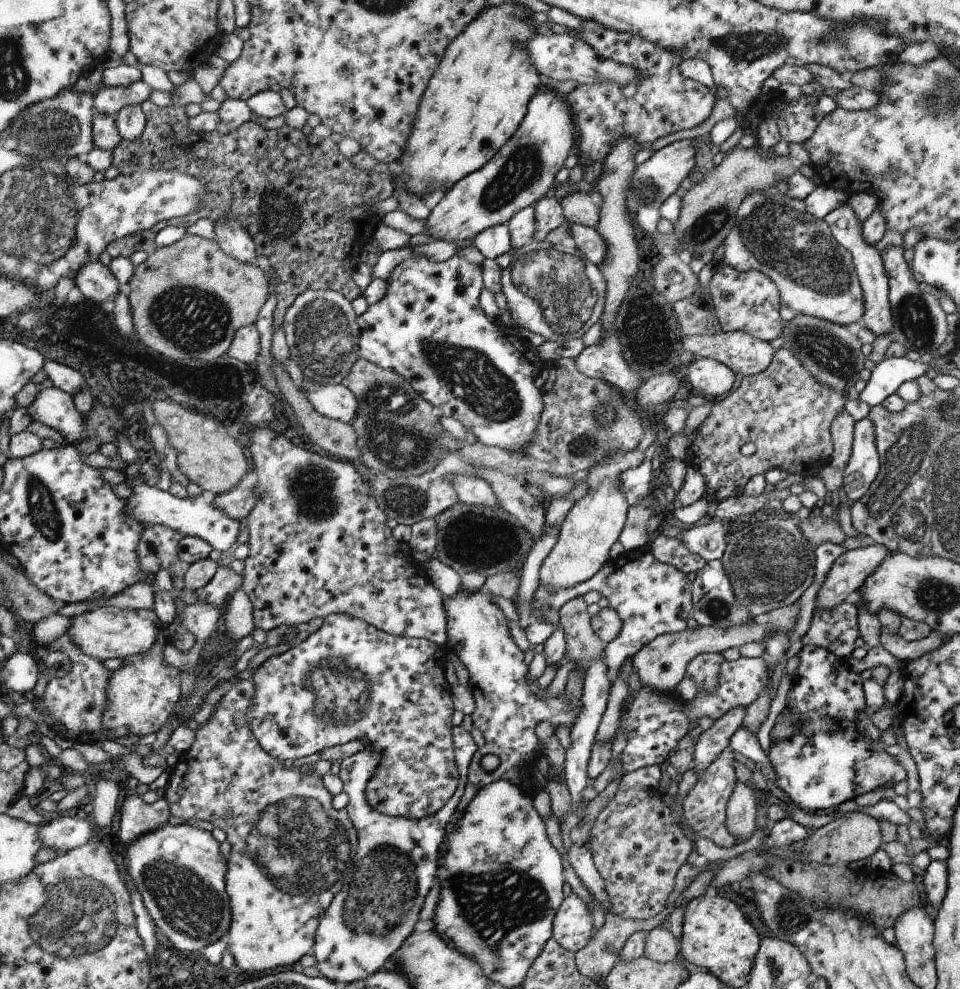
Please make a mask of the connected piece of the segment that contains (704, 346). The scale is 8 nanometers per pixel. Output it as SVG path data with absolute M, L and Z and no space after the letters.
M734 330L734 332L723 332L712 336L684 336L682 338L684 353L691 356L706 357L728 366L735 374L752 376L763 372L772 363L775 350L770 342L759 340L750 336L748 332Z

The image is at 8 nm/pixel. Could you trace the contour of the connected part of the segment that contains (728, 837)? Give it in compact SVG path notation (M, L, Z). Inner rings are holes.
M731 747L726 748L719 756L717 760L714 760L710 767L702 776L699 776L698 782L694 784L693 788L690 788L688 794L684 798L683 808L686 824L694 831L699 837L710 839L714 844L719 847L730 848L738 845L738 838L732 836L726 828L726 810L729 799L737 784L735 776L734 762L734 750Z

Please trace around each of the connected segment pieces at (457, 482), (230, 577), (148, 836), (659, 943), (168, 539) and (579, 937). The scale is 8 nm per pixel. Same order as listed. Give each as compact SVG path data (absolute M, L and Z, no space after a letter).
M454 474L452 485L458 494L459 501L482 506L500 506L494 494L494 488L472 474Z
M219 565L216 574L206 586L196 590L197 602L201 604L212 604L222 609L226 606L226 598L242 589L243 577L230 568L230 566Z
M179 822L176 826L168 823L142 834L137 842L126 847L123 856L128 862L128 874L142 894L152 921L180 952L200 952L227 936L233 922L233 912L226 891L226 856L220 854L220 844L210 832L185 822Z
M662 926L654 928L646 936L643 956L653 962L672 962L679 956L679 942L669 929Z
M162 524L147 525L138 545L138 558L146 574L156 575L159 570L168 570L175 593L185 590L184 574L190 568L178 558L178 542L185 538L178 530Z
M574 893L564 898L554 916L551 938L562 948L576 953L587 946L595 931L592 910L587 903Z

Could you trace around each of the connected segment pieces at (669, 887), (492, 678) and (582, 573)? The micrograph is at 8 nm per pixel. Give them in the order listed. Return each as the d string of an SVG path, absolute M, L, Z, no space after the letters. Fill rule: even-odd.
M619 790L600 812L590 830L587 845L610 898L611 913L622 918L647 920L660 914L667 907L669 895L674 891L678 870L693 851L692 842L684 835L662 799L658 791Z
M460 592L450 598L444 598L444 609L447 615L447 650L453 651L456 656L466 666L470 674L468 688L472 692L475 700L474 712L471 718L473 726L477 728L483 735L486 742L484 746L478 748L472 762L470 762L469 774L467 775L467 783L473 783L477 786L477 791L484 786L498 782L498 780L506 780L514 786L518 786L523 793L535 795L538 789L538 782L533 776L533 762L543 754L544 746L535 733L536 726L542 721L549 721L554 729L554 734L559 727L566 726L572 732L572 726L580 714L581 705L578 700L566 699L565 692L560 692L557 696L547 696L548 688L542 689L536 684L537 680L532 680L529 666L524 662L525 654L518 648L514 642L508 622L504 612L492 602L490 594L482 594L482 592ZM492 754L498 756L500 764L492 772L487 772L482 768L481 760L484 756Z
M638 450L628 452L610 452L604 462L590 468L587 484L590 486L588 494L578 500L568 512L560 528L558 542L550 554L546 556L540 568L540 584L550 590L572 588L588 578L592 578L610 559L612 545L618 541L624 529L629 504L624 492L618 488L620 474L628 468L637 468L642 465L644 454Z

